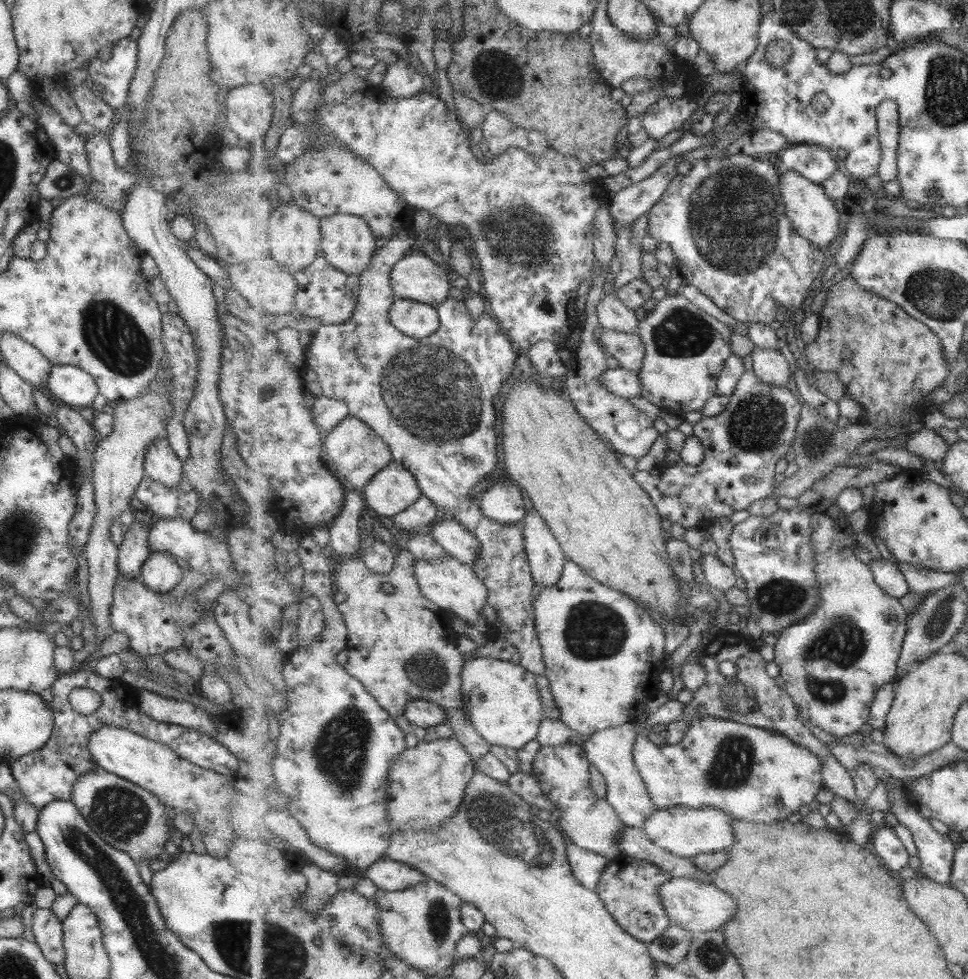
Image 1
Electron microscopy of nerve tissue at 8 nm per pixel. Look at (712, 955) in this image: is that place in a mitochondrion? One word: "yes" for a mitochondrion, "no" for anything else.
yes

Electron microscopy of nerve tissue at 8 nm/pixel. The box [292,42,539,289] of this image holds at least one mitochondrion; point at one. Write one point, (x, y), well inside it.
(498, 77)

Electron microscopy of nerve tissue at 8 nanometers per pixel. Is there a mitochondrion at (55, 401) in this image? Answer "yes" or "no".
no

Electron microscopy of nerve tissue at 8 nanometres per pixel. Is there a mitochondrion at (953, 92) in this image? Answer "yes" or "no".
yes

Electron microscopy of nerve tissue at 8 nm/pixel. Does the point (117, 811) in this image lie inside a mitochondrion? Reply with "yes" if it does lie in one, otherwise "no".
yes

